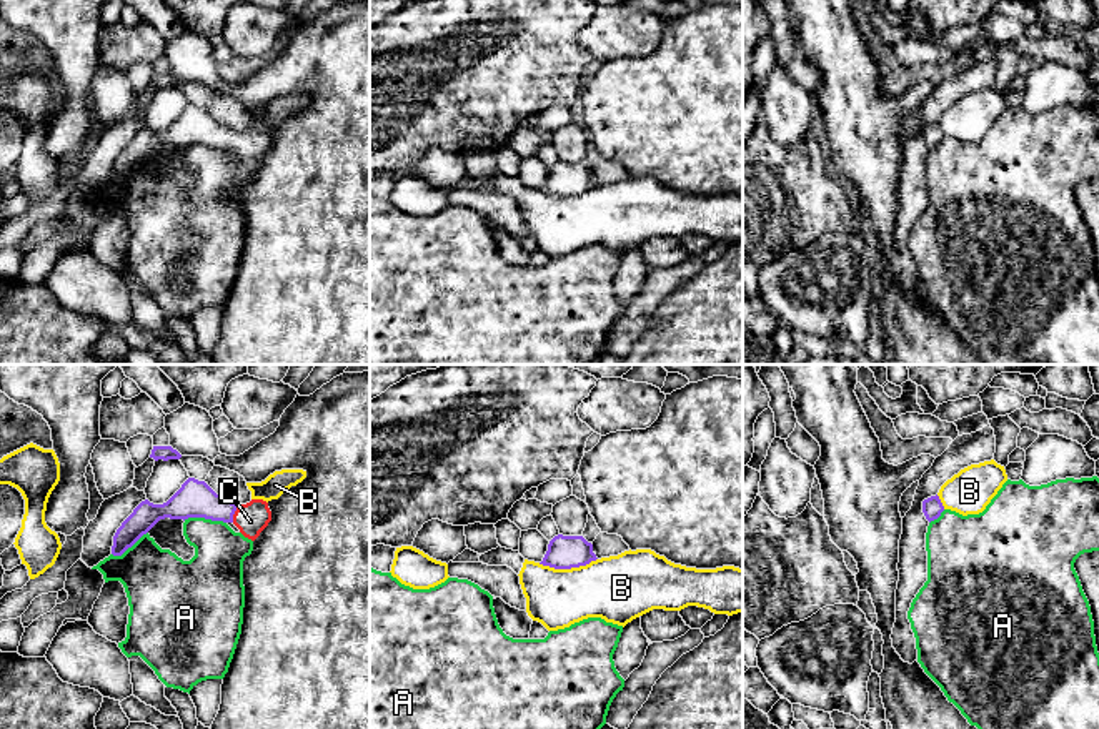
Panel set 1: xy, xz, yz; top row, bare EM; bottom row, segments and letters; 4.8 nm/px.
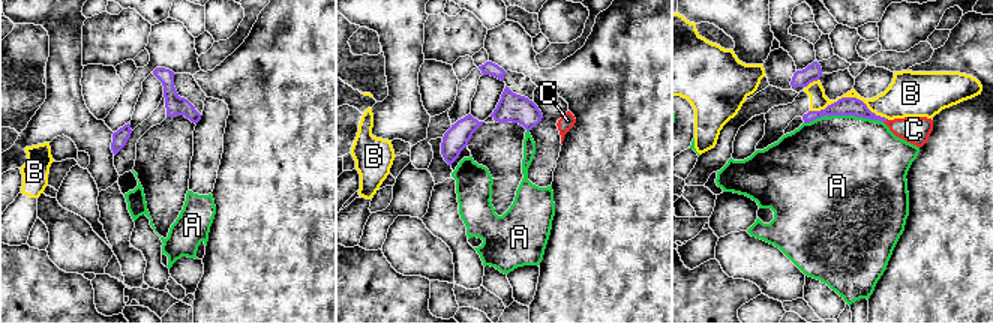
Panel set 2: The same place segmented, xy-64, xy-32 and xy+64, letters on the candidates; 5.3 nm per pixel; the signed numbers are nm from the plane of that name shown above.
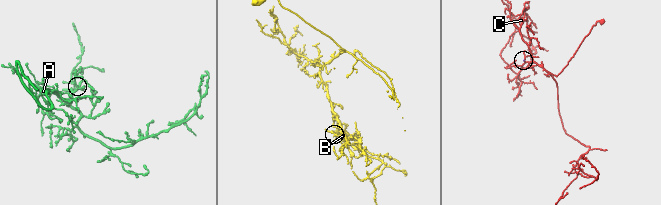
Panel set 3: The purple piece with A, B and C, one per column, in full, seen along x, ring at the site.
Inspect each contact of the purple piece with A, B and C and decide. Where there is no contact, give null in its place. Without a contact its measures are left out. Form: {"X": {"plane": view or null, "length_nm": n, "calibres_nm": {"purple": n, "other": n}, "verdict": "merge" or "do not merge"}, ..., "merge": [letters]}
{"A": {"plane": "xy", "length_nm": 200, "calibres_nm": {"purple": 180, "other": 260}, "verdict": "do not merge"}, "B": {"plane": "xz", "length_nm": 280, "calibres_nm": {"purple": 160, "other": 300}, "verdict": "do not merge"}, "C": {"plane": "xy", "length_nm": 90, "calibres_nm": {"purple": 180, "other": 160}, "verdict": "merge"}, "merge": ["C"]}

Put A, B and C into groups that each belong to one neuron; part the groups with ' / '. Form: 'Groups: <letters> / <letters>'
Groups: A / B / C

